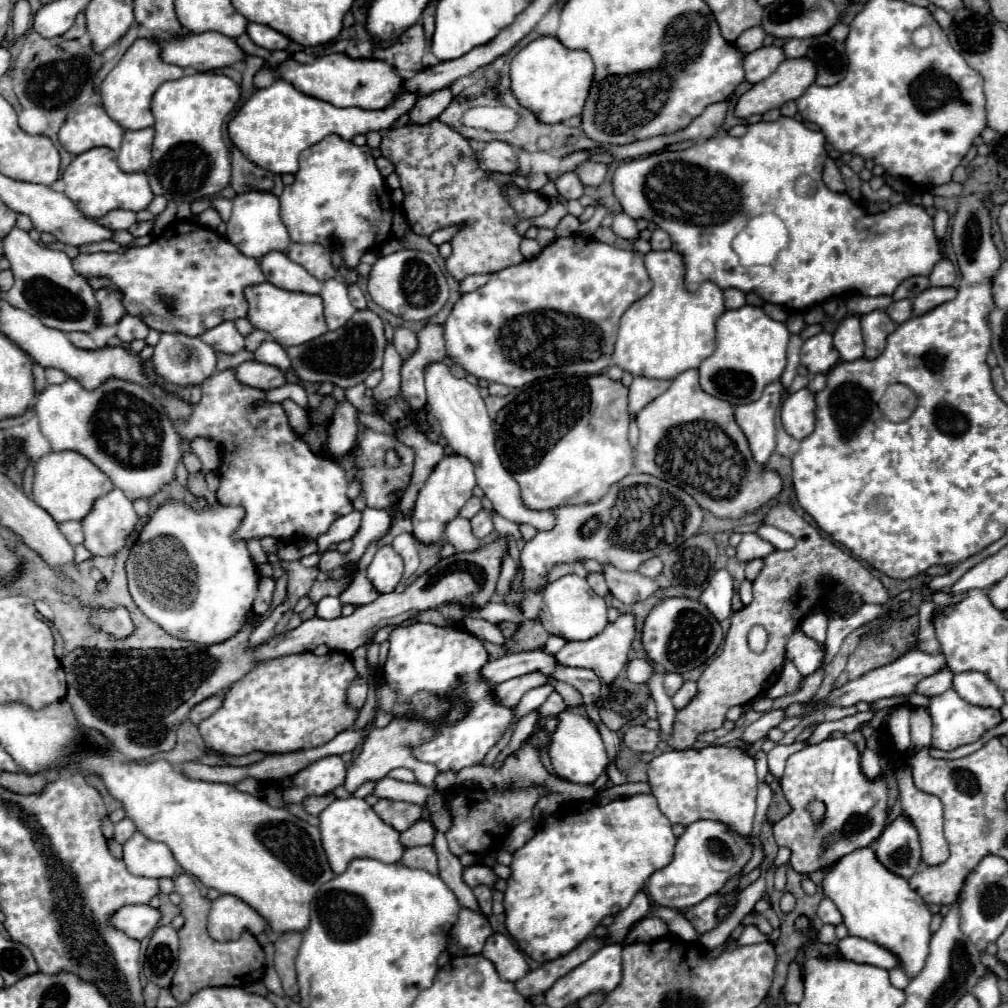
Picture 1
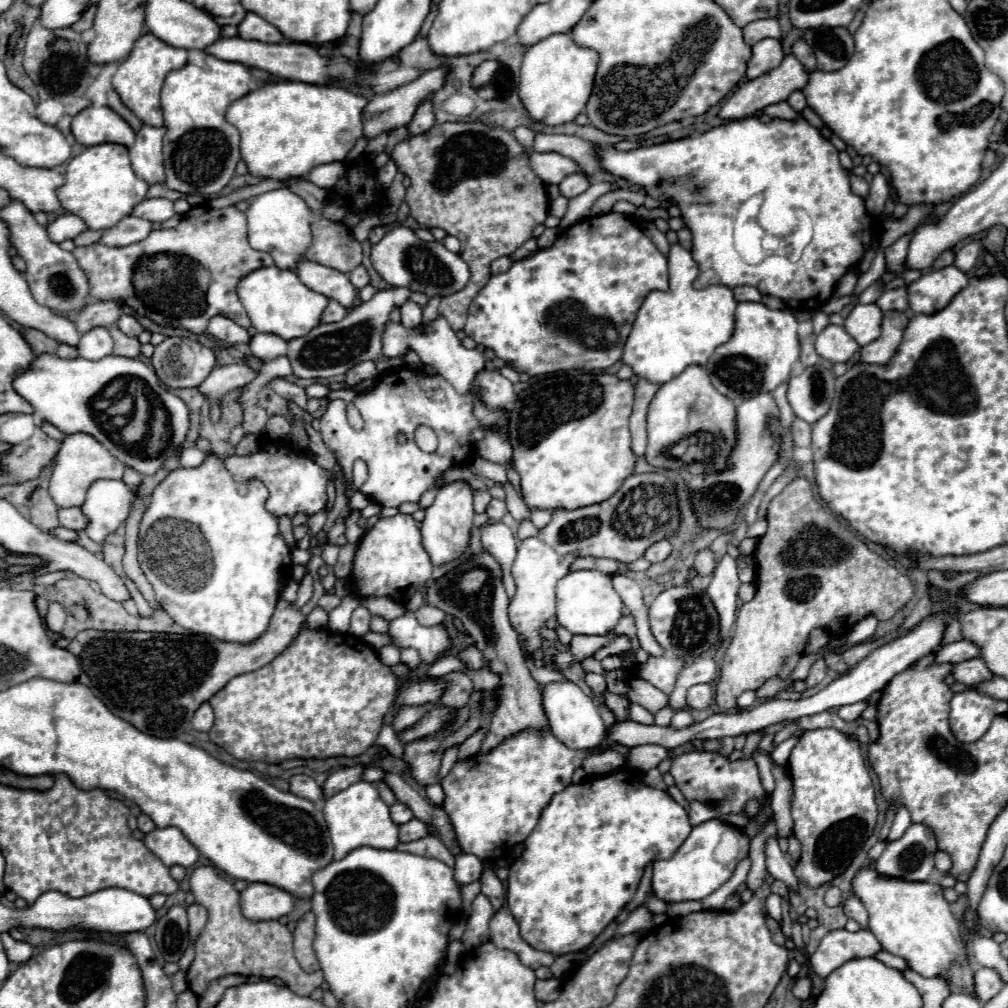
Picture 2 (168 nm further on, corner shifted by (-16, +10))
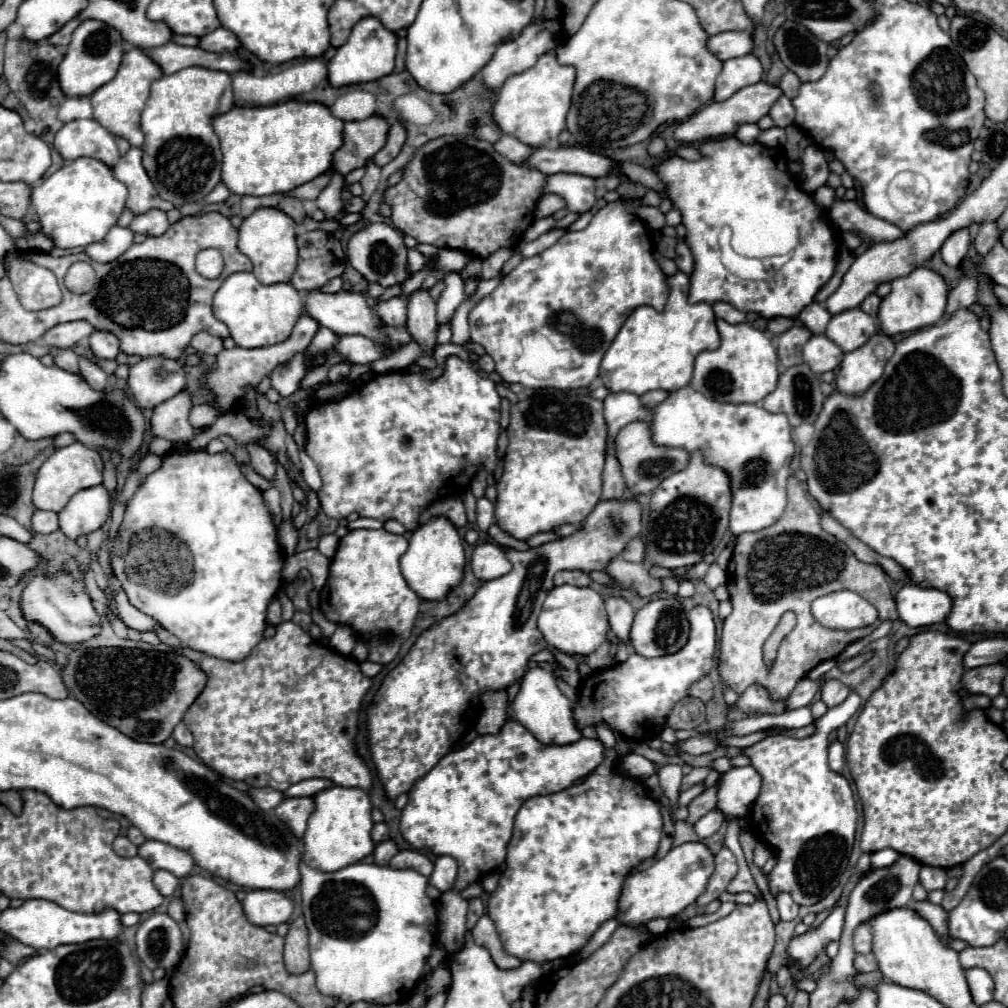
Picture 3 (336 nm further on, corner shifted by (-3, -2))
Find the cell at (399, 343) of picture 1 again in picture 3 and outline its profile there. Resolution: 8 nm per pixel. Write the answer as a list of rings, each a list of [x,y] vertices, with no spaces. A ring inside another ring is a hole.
[[[391,298],[387,302],[377,304],[375,312],[387,326],[401,328],[407,324],[407,302],[401,298]]]

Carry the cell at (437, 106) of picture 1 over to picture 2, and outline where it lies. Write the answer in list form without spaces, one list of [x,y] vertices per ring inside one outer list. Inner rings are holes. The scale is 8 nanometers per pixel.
[[[424,100],[424,102],[418,106],[418,110],[416,110],[412,122],[408,124],[408,134],[410,134],[410,136],[424,134],[424,132],[426,132],[428,128],[432,128],[432,126],[434,126],[432,102],[430,102],[430,100]]]

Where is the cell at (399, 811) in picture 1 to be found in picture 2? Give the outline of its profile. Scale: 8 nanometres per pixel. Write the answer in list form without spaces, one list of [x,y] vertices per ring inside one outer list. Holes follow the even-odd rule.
[[[396,802],[394,806],[390,806],[390,816],[392,816],[392,820],[394,820],[398,826],[400,826],[400,824],[406,824],[408,820],[414,818],[412,810],[410,810],[406,804],[400,804],[400,802]]]

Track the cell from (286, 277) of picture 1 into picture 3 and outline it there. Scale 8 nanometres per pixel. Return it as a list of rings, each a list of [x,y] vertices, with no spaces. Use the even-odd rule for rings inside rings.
[[[311,290],[305,294],[305,312],[315,318],[321,326],[333,330],[337,336],[345,336],[345,334],[363,334],[363,336],[369,336],[377,342],[383,342],[385,338],[391,340],[393,344],[397,346],[403,346],[411,340],[407,328],[393,328],[393,326],[385,326],[375,314],[373,310],[369,308],[367,300],[363,294],[357,294],[357,292],[337,292],[337,294],[327,294],[327,292],[321,292],[321,290]]]

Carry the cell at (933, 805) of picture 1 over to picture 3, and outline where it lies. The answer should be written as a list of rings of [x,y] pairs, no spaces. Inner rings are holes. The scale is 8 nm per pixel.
[[[927,865],[921,866],[919,884],[921,884],[927,892],[943,890],[943,888],[945,888],[945,882],[947,882],[947,876],[945,876],[945,870],[943,870],[943,868]]]

